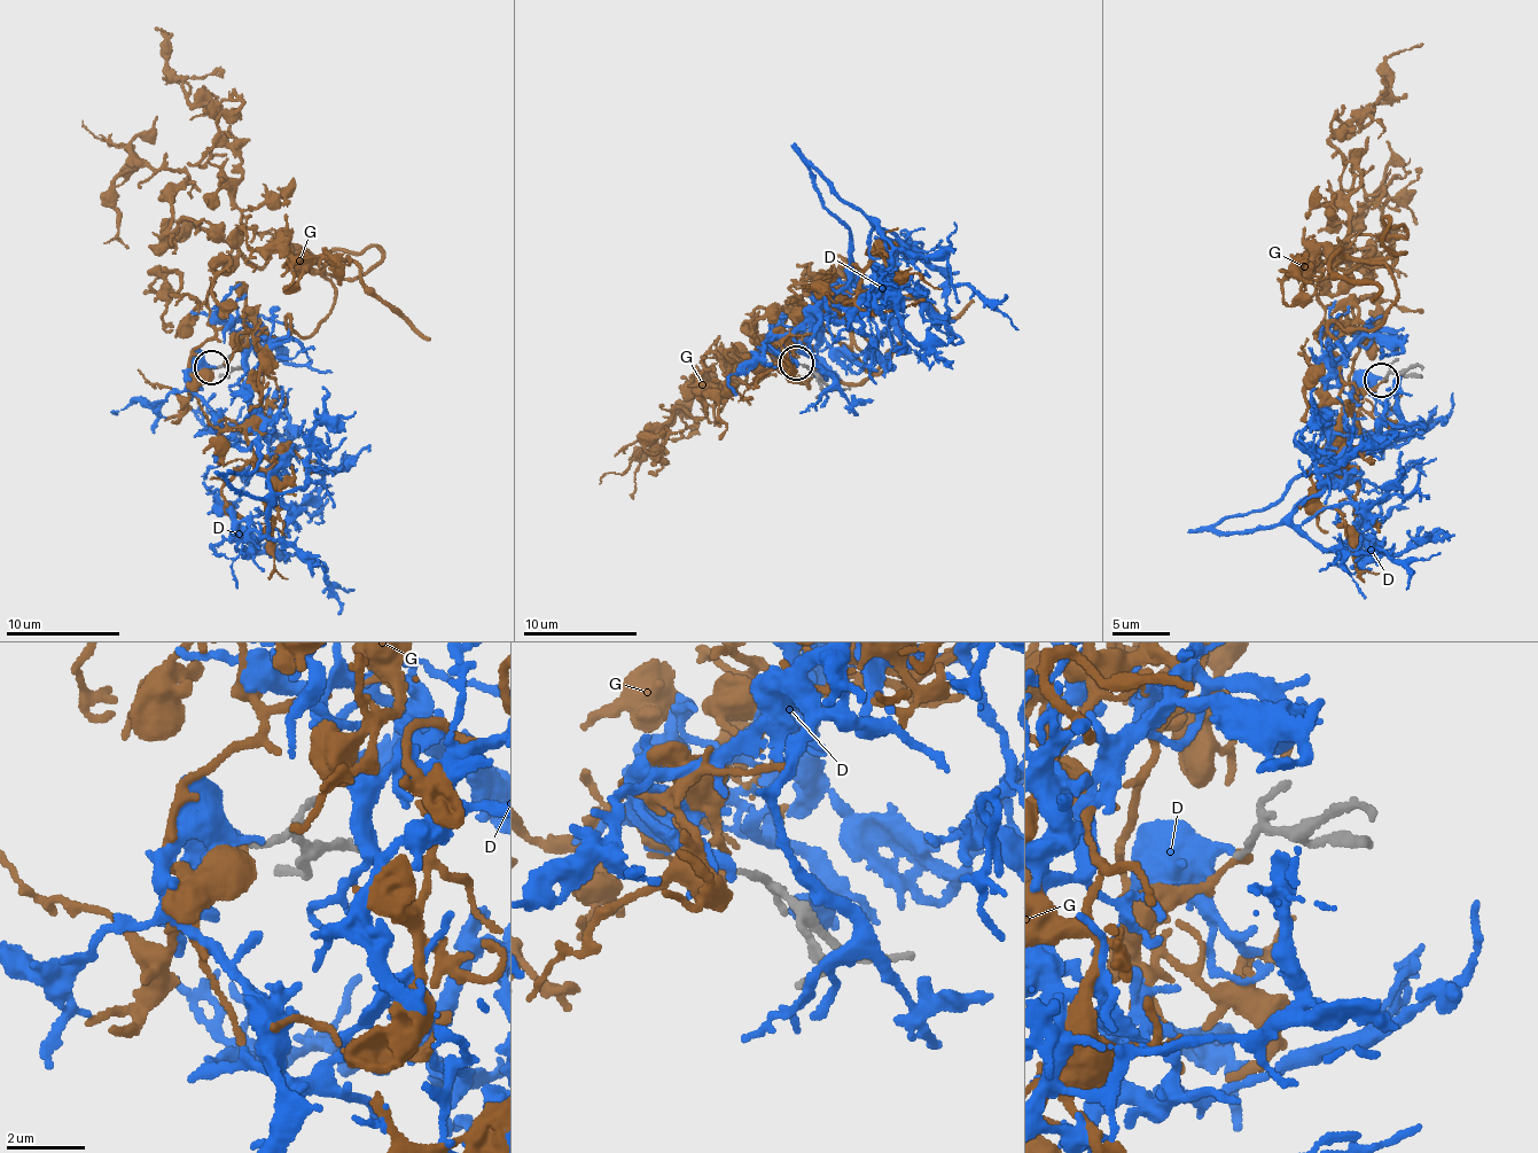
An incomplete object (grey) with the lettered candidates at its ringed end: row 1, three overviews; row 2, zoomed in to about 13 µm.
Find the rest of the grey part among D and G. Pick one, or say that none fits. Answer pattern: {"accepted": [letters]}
{"accepted": ["D"]}

